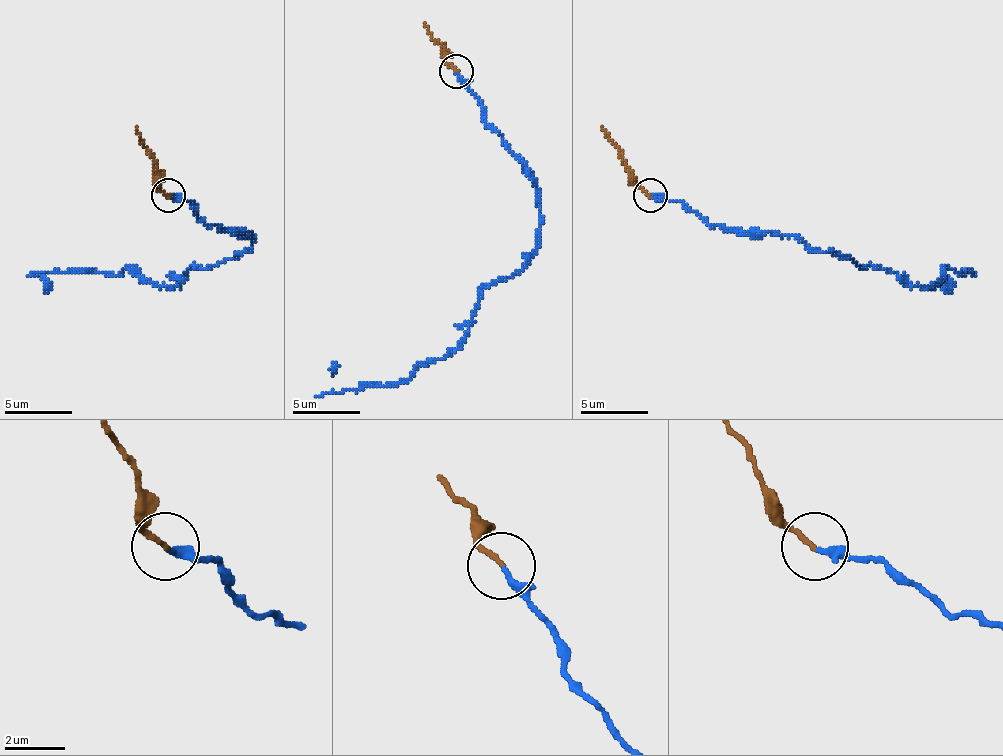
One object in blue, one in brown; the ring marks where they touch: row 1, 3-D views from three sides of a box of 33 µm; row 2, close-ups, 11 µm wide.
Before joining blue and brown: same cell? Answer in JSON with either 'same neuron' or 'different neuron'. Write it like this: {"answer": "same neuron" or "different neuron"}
{"answer": "different neuron"}

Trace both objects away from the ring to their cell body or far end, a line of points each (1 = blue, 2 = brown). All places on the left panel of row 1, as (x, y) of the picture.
1: (167, 198), (248, 232), (248, 252), (177, 286), (129, 269), (48, 272), (48, 289)
2: (167, 194), (157, 184), (150, 150), (136, 126)

